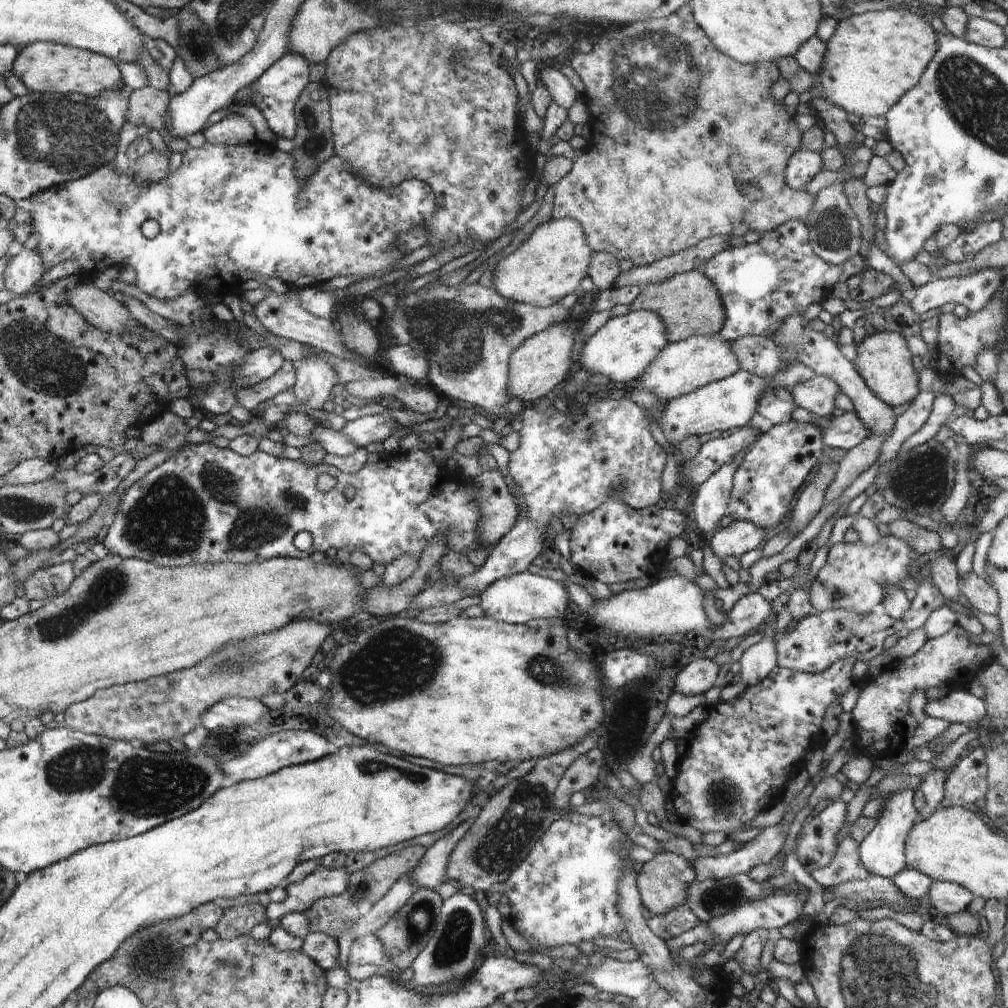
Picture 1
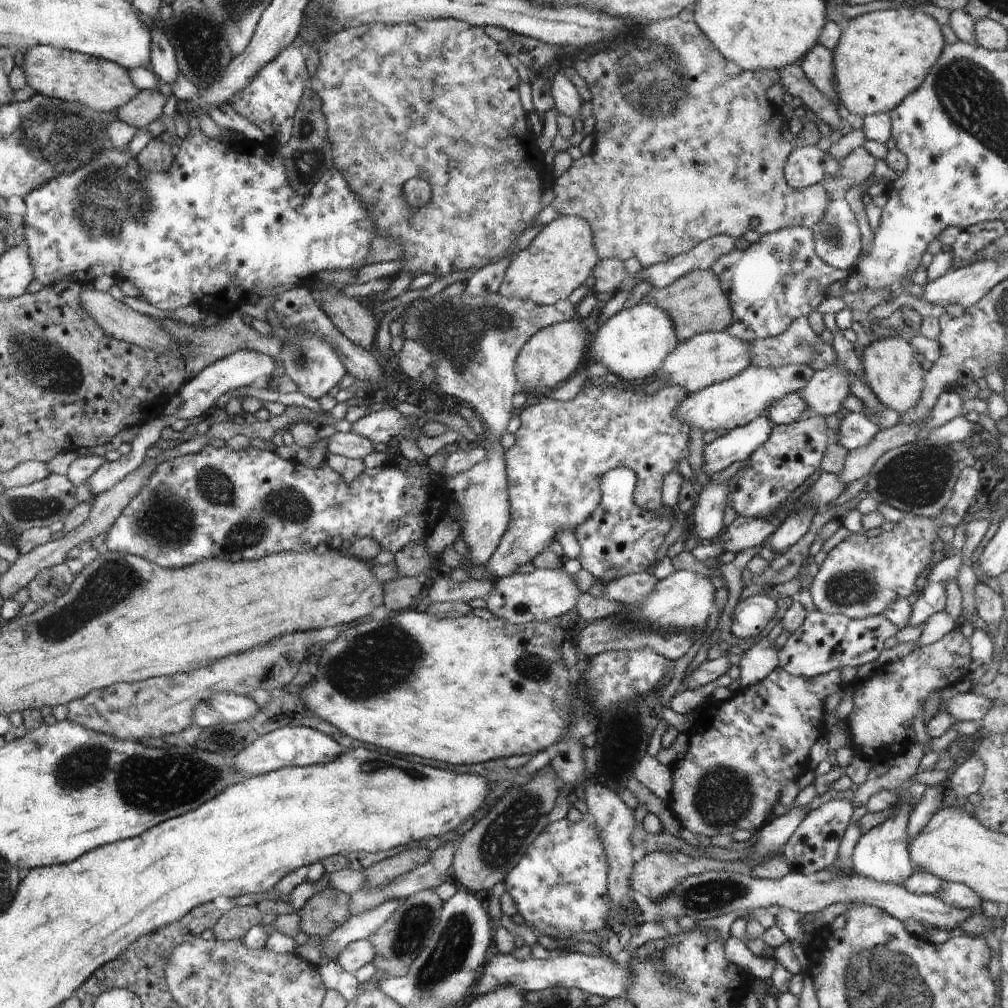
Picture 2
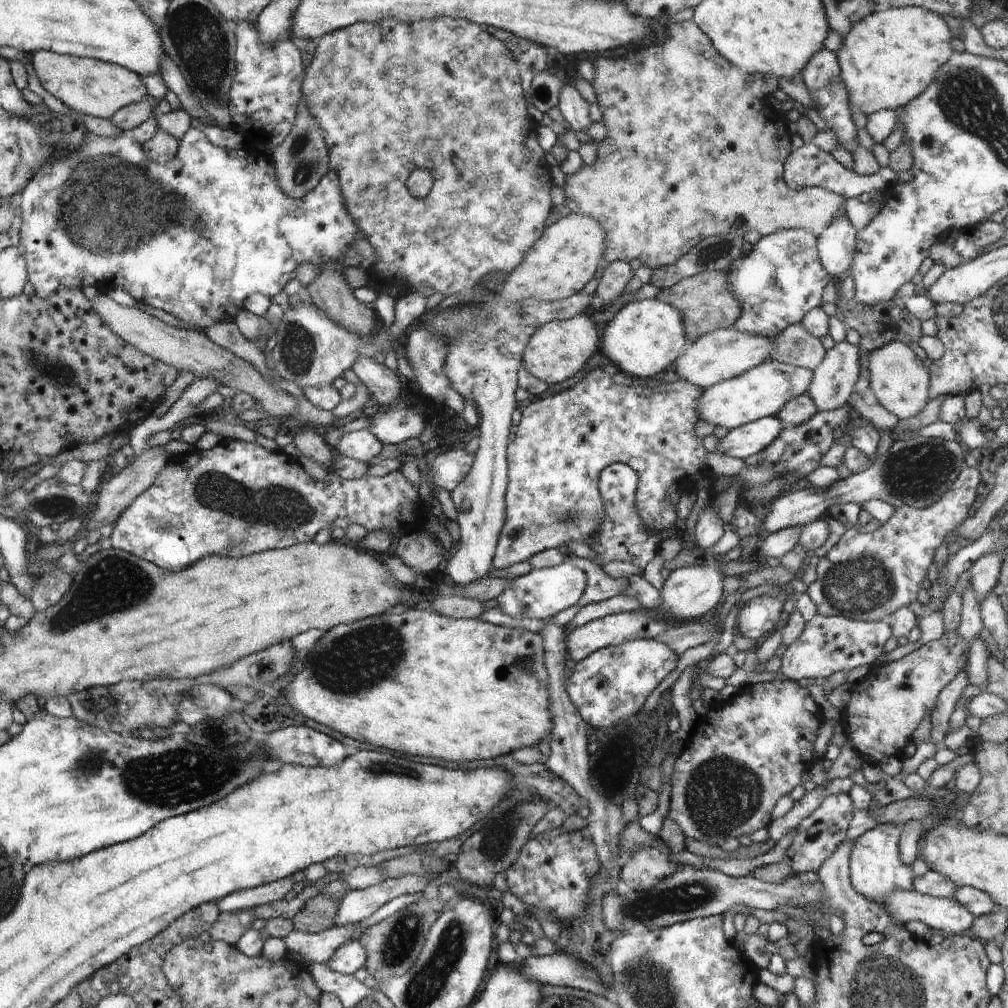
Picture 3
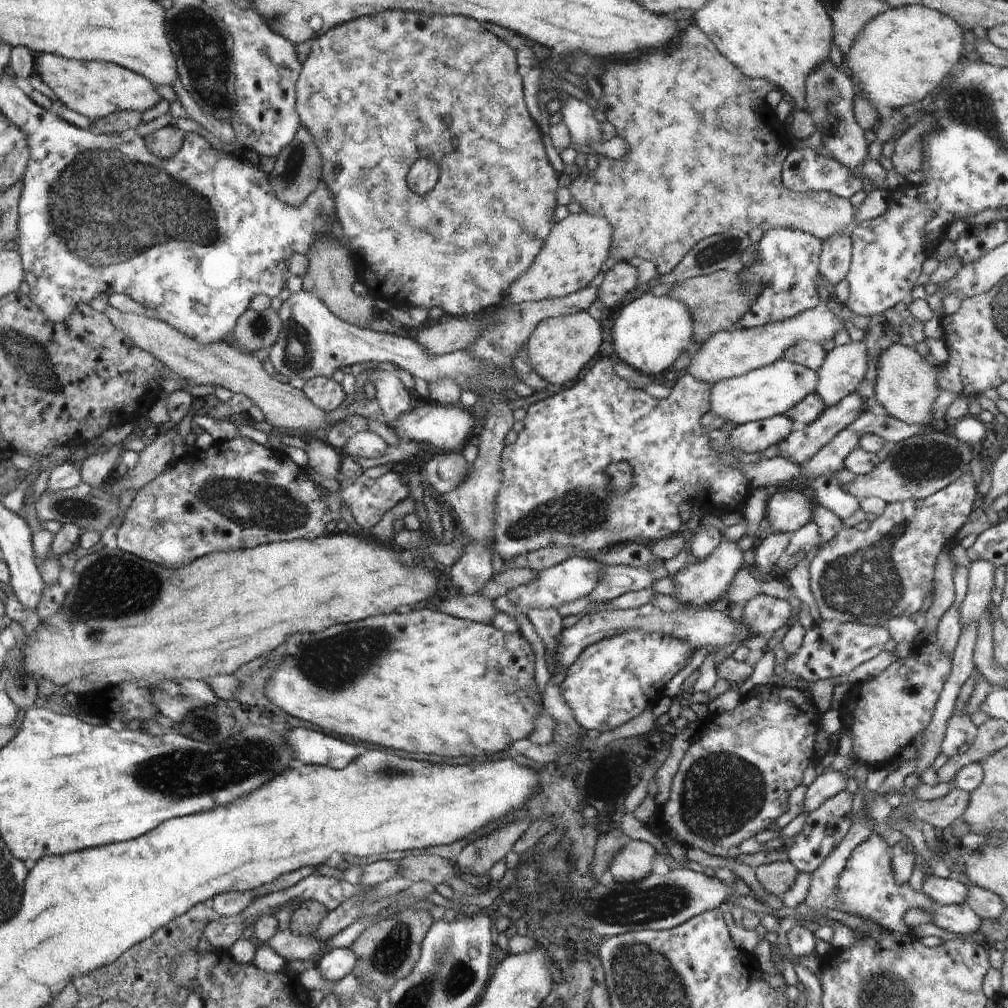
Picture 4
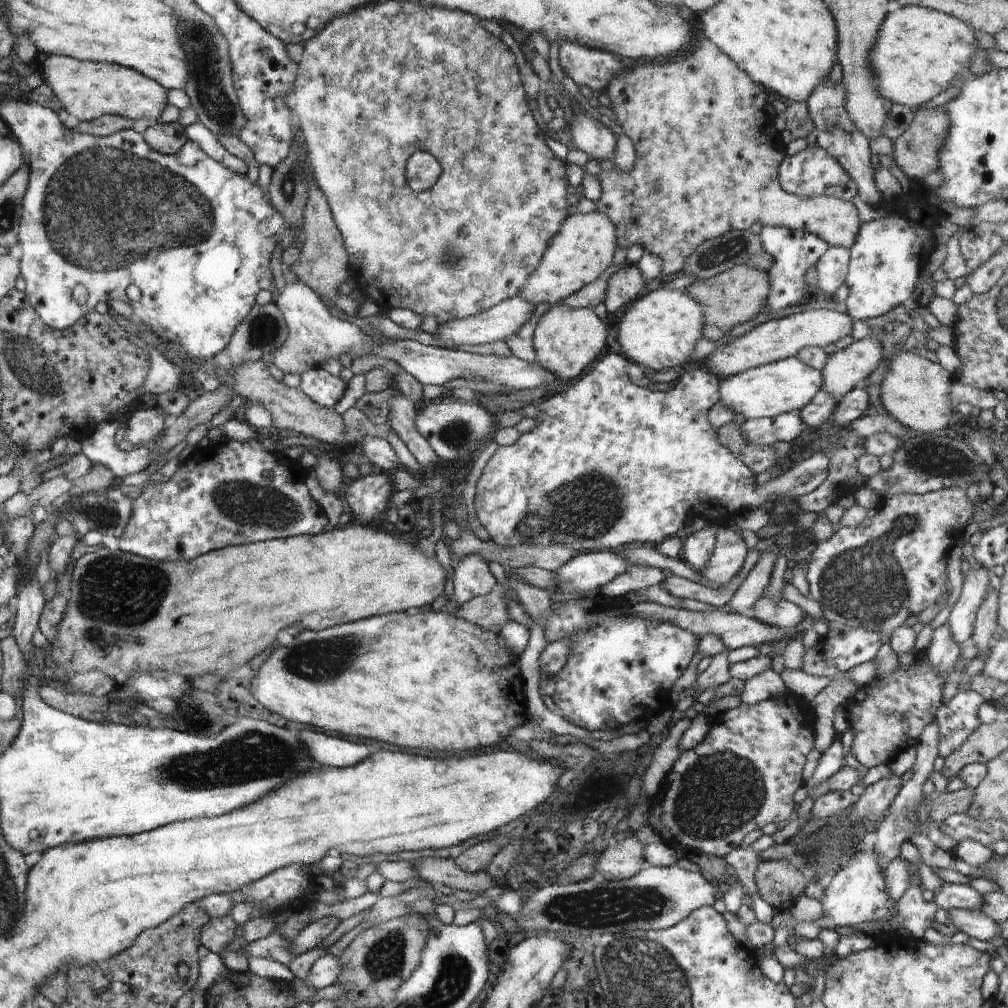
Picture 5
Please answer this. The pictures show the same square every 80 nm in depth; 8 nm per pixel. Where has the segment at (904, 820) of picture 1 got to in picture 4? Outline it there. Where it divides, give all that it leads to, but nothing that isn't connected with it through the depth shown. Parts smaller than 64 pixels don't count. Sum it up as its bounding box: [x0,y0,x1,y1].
[835,833,934,935]

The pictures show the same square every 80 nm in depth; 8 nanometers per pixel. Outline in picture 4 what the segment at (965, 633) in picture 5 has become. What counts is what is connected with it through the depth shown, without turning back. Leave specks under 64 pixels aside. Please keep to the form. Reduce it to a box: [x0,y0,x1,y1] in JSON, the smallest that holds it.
[961,559,996,623]

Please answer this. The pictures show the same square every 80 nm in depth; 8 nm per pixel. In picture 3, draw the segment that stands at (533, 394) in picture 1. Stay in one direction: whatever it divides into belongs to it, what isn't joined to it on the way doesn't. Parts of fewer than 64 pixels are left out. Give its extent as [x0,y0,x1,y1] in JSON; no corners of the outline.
[522,313,600,384]

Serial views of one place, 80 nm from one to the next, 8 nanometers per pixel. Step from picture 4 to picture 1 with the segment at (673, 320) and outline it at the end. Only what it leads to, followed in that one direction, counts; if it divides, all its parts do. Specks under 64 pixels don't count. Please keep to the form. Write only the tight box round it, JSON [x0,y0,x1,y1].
[576,309,668,384]

